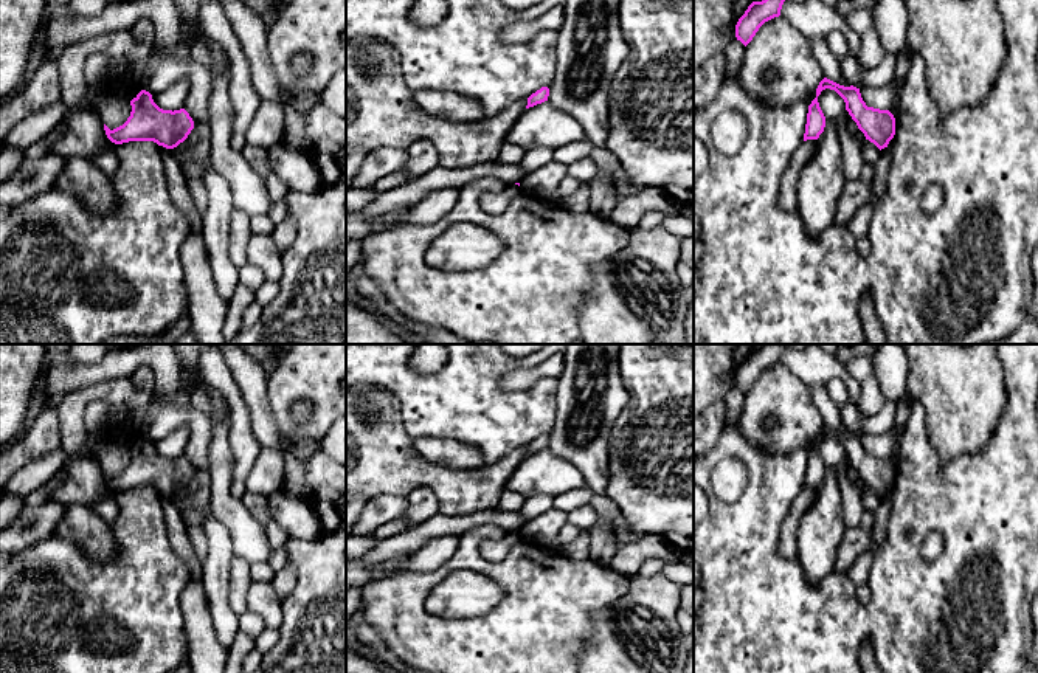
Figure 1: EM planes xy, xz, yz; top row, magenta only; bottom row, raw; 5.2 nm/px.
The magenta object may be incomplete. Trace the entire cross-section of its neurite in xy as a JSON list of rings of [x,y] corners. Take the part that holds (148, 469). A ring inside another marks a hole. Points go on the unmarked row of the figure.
[[[141,437],[130,448],[130,453],[130,464],[123,473],[110,478],[104,471],[107,485],[115,492],[154,488],[166,496],[174,496],[183,490],[194,476],[194,468],[185,456],[174,459],[163,457],[146,437]]]

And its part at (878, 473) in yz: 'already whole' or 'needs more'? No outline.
already whole

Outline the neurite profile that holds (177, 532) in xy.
[[[163,496],[163,510],[166,518],[166,527],[168,527],[168,538],[175,550],[175,554],[189,566],[191,571],[191,580],[202,582],[203,578],[203,564],[199,560],[189,537],[188,537],[188,527],[182,521],[180,507],[174,502],[172,496]]]

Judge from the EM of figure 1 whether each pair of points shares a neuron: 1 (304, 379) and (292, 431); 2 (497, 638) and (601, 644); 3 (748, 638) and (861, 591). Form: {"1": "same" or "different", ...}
{"1": "same", "2": "different", "3": "different"}

